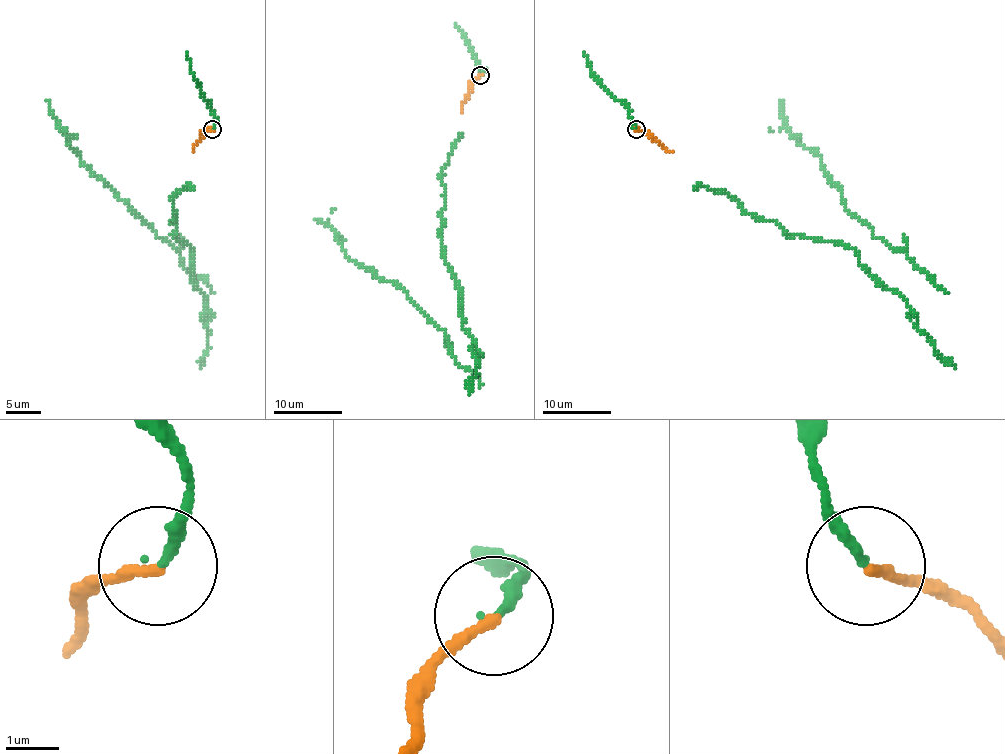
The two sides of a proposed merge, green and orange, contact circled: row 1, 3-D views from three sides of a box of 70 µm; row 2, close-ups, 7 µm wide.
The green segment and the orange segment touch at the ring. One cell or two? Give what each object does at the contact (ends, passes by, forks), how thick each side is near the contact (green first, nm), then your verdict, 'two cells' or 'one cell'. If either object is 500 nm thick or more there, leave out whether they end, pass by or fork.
green ends | orange ends | 200/200 nm | one cell

